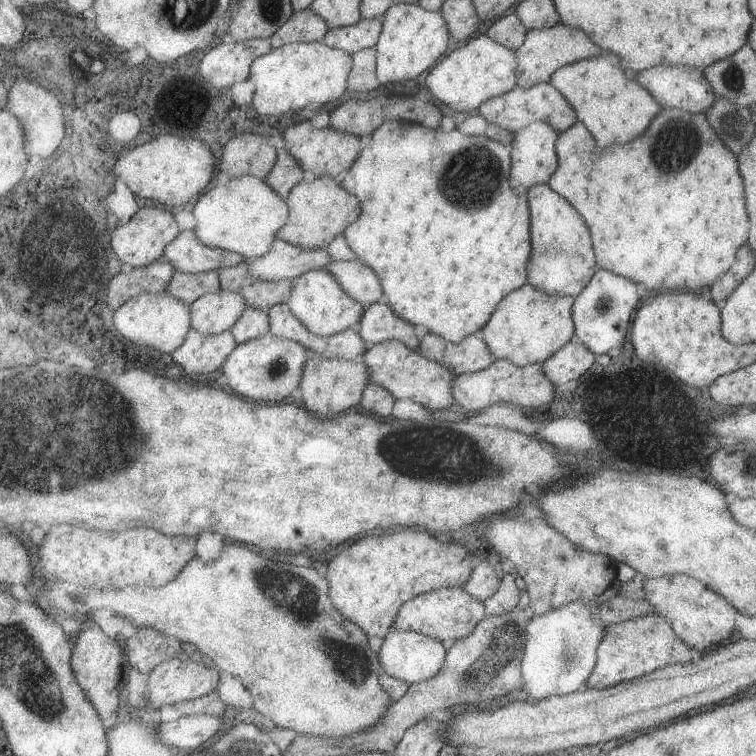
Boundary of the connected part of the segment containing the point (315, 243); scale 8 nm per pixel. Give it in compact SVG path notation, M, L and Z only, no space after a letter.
M333 176L316 177L312 182L303 180L291 191L288 205L291 211L289 222L281 228L278 236L291 244L308 249L326 249L363 212L361 200L349 194L340 185L340 179Z

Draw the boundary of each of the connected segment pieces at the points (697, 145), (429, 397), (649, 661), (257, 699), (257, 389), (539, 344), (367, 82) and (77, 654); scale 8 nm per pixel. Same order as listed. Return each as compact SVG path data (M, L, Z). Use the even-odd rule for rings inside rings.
M663 107L651 119L649 128L627 144L598 147L589 138L585 126L575 122L571 128L557 133L554 149L557 152L559 166L547 181L553 192L561 192L561 196L579 212L591 236L593 254L598 269L608 270L613 274L627 278L631 282L643 284L649 292L686 291L707 288L720 281L728 268L735 262L736 252L745 244L748 237L749 219L746 211L744 186L737 168L736 156L719 140L706 119L706 113L691 113L683 109Z
M387 340L372 345L363 358L369 366L369 382L387 388L395 398L413 399L434 414L441 414L441 410L457 403L452 391L455 378L453 373L445 365L425 358L420 351L414 351L400 340Z
M659 613L645 614L617 624L608 624L603 640L596 648L595 668L585 680L584 688L603 690L620 682L641 678L653 670L670 664L685 664L690 658L689 647L677 638L668 620Z
M229 544L229 546L223 548L223 554L215 562L203 562L199 556L193 558L193 562L189 562L185 567L185 572L181 572L181 576L177 580L173 580L171 584L167 584L163 588L137 586L137 588L123 588L121 592L117 588L109 588L109 598L103 596L103 600L97 594L99 594L99 590L89 600L91 610L109 606L109 610L113 610L116 614L121 614L123 618L129 618L139 628L157 628L159 632L163 632L167 636L178 638L183 642L191 642L197 648L197 651L212 659L216 668L241 678L245 686L251 691L251 696L253 696L253 709L263 714L263 716L273 718L275 724L279 724L281 728L294 730L299 735L343 738L343 736L361 734L361 732L377 726L387 716L389 708L393 706L394 701L391 698L391 694L381 684L383 666L380 656L371 650L367 633L363 632L357 624L345 618L337 610L331 598L329 580L327 580L327 577L319 576L317 564L313 564L311 568L299 568L299 566L291 566L291 564L281 564L281 562L275 562L275 560L267 560L263 554L257 554L253 550L245 550L243 544Z
M273 333L263 338L239 344L223 366L223 374L230 388L239 395L249 396L262 403L275 403L289 398L304 379L304 368L311 357L311 351L294 340L275 336Z
M525 284L505 295L497 304L492 319L482 328L481 335L489 345L496 359L509 360L511 364L524 367L543 363L566 341L574 339L574 322L571 296L555 296L539 292L532 285Z
M376 47L360 50L352 54L354 66L349 75L348 90L351 92L371 92L381 86L378 77L378 52Z
M85 618L84 626L89 626L87 632L79 632L75 636L73 653L73 670L76 672L80 685L85 694L92 700L93 706L100 712L104 720L105 728L111 728L117 724L117 712L121 704L121 689L125 683L123 680L123 668L127 663L123 642L117 638L109 638L103 628L91 620Z

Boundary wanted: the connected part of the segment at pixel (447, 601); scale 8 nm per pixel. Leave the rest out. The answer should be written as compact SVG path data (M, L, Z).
M464 587L440 588L413 597L401 608L394 624L401 631L415 631L426 634L433 640L440 640L446 645L471 636L480 622L489 616L486 602L471 596Z

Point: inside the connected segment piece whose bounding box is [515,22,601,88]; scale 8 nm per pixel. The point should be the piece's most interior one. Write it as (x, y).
(544, 50)

